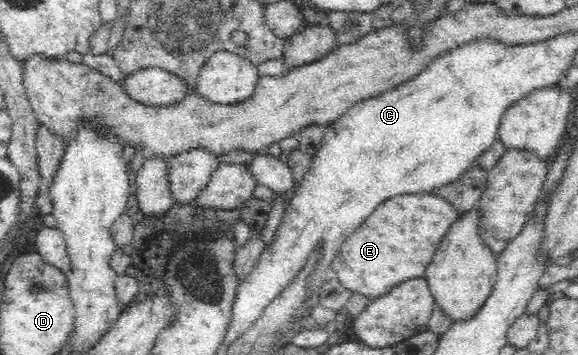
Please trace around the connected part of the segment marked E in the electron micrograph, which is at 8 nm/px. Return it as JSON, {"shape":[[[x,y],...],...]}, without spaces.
{"shape":[[[429,193],[389,198],[345,240],[332,265],[333,276],[352,294],[366,296],[371,301],[400,282],[424,277],[439,241],[459,217],[460,213],[449,202]]]}

